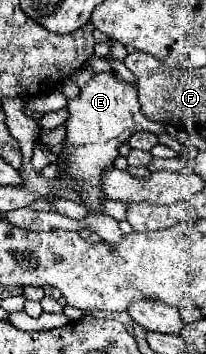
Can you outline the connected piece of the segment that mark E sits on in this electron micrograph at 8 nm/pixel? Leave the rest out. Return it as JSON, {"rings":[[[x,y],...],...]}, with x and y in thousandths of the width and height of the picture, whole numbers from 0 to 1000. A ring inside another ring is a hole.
{"rings":[[[544,201],[456,206],[437,234],[388,251],[388,268],[369,280],[330,280],[330,314],[330,381],[301,427],[320,466],[311,483],[320,494],[398,511],[398,568],[437,590],[437,602],[476,602],[476,585],[505,568],[485,551],[485,489],[544,472],[544,455],[573,444],[573,410],[670,370],[806,376],[806,364],[699,336],[699,325],[680,319],[660,240],[583,223]]]}

